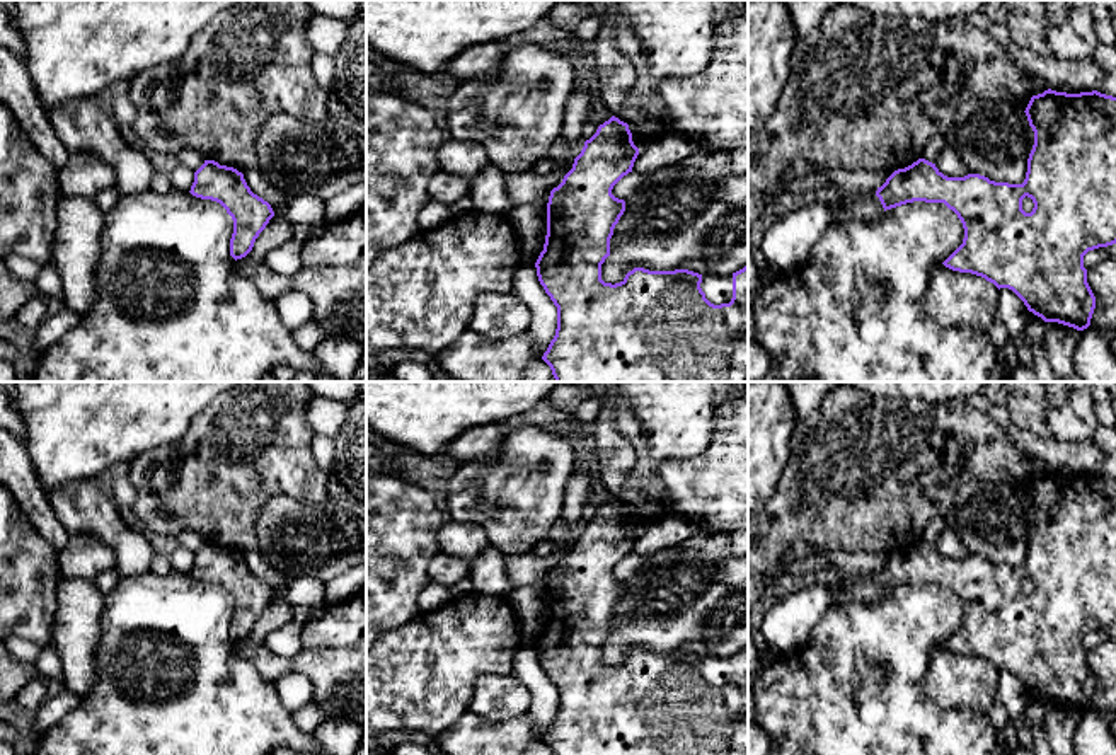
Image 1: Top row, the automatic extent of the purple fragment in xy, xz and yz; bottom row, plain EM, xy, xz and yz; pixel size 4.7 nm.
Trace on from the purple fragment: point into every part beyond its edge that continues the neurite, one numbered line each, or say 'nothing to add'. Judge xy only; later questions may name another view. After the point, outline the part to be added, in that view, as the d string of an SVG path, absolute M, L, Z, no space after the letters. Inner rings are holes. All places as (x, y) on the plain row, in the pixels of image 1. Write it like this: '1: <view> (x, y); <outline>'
nothing to add

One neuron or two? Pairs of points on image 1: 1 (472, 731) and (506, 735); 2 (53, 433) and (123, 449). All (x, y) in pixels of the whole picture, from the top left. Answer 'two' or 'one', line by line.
1: one
2: one

